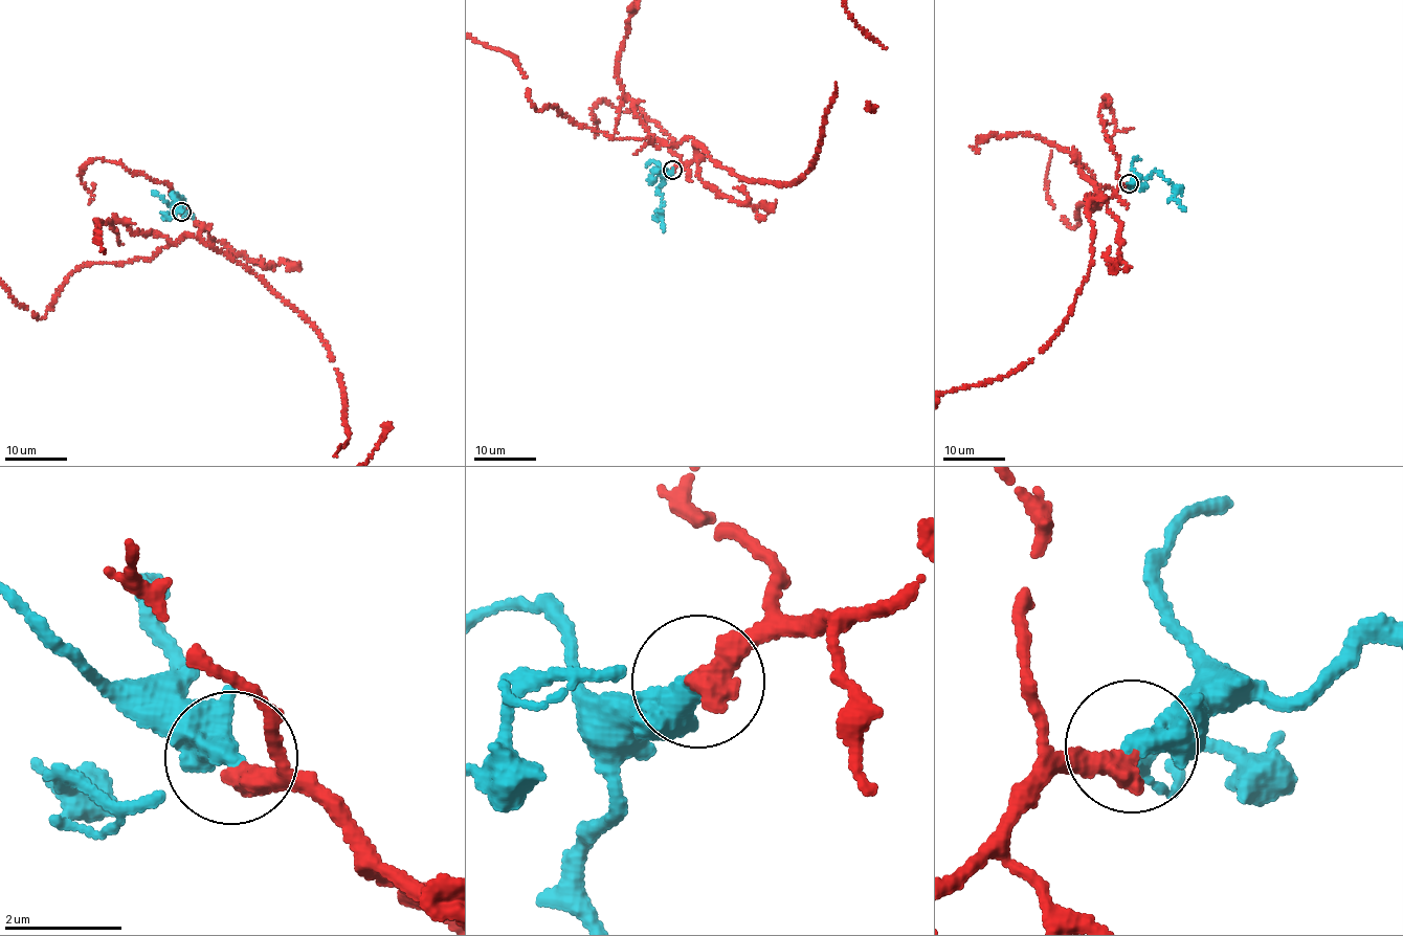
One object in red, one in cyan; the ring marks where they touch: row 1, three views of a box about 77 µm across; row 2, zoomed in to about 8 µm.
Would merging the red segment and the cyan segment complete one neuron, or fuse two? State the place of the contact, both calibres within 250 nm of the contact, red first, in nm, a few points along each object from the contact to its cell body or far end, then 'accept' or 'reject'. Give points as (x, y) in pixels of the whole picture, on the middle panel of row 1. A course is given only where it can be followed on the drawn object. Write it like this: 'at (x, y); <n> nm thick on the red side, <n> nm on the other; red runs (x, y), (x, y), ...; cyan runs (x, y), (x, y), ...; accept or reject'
at (672, 170); 440 nm thick on the red side, 440 nm on the other; red runs (671, 171), (695, 158), (691, 138), (607, 136), (538, 110), (517, 62); cyan runs (671, 171), (660, 187), (661, 206), (658, 212), (663, 230); accept

